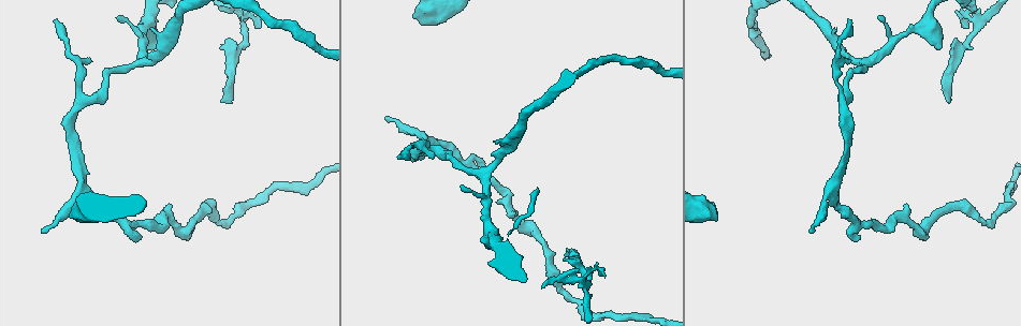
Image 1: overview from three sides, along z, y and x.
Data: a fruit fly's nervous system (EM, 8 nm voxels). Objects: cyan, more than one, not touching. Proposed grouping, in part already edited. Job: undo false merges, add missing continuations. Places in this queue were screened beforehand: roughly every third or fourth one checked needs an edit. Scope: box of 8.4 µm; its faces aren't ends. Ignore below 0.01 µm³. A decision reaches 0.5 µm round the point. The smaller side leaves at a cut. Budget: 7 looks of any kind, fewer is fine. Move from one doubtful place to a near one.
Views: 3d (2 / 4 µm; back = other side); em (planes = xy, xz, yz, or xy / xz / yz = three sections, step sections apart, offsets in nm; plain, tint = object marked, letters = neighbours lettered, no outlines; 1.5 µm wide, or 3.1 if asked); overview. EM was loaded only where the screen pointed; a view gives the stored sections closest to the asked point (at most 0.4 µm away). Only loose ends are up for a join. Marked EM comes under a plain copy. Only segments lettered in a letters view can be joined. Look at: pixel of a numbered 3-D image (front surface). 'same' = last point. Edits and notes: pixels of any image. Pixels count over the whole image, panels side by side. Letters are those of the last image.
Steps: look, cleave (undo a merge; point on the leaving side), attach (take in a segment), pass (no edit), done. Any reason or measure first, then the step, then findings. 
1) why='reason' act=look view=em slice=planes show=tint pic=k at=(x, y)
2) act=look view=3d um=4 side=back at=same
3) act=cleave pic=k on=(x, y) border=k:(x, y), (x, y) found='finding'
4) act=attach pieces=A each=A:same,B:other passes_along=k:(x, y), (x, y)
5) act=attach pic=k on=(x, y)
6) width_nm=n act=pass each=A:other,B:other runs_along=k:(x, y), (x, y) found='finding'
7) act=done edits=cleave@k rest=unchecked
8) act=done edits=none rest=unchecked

why='an open end' act=look view=3d um=4 pic=1 at=(222, 100)

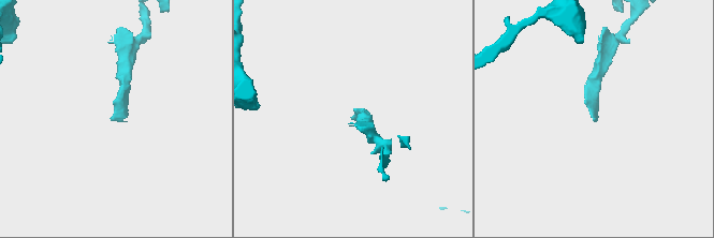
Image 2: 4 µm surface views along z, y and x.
act=look view=em slice=planes show=letters pic=2 at=(353, 117)

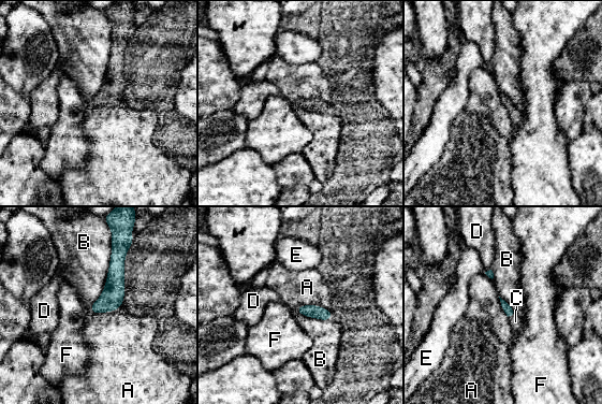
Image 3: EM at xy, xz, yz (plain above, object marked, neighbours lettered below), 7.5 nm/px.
width_nm=70 act=attach pieces=C each=A:other,B:other,C:same,D:other,E:other,F:other passes_along=3:(508, 309), (511, 315), (515, 321) found='the neuron continues'

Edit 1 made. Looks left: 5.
why='two arms in line, one across' act=look view=3d um=4 side=back pic=1 at=(585, 286)

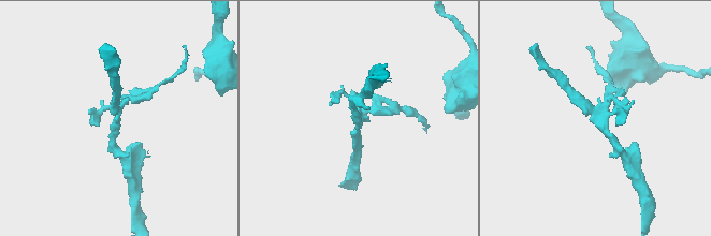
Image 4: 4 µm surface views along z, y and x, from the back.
act=look view=em slice=xz step=4 show=tint pic=4 at=(118, 124)

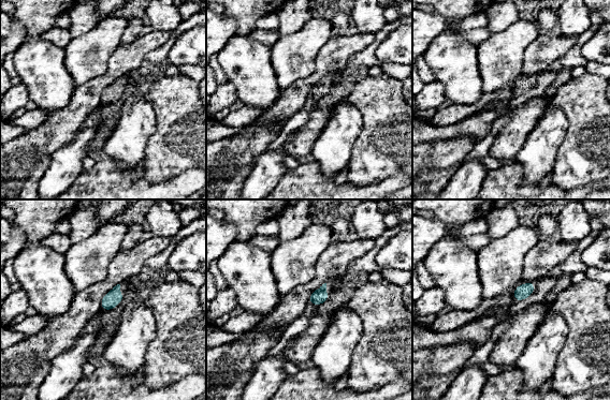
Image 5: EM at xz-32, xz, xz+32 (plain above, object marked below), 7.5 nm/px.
why='another direction' act=look view=em slice=planes show=letters at=same

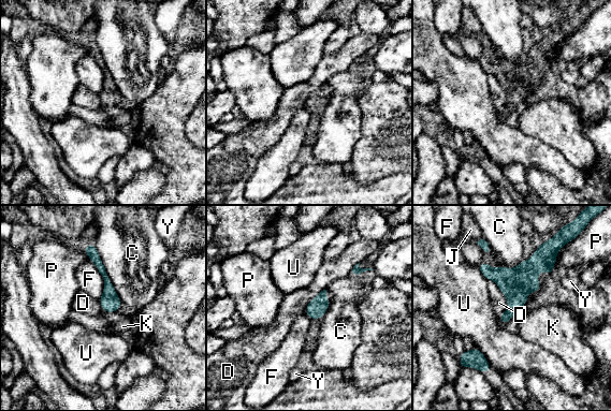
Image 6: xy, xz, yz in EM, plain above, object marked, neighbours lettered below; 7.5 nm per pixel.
act=pass each=C:other,D:other,F:other,J:other,K:other,P:other,U:other,Y:other runs_along=6:(549, 245), (503, 321) found='continuous, no second neuron'

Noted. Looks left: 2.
why='abrupt turn' act=look view=em slice=yz step=4 show=tint pic=1 at=(109, 71)

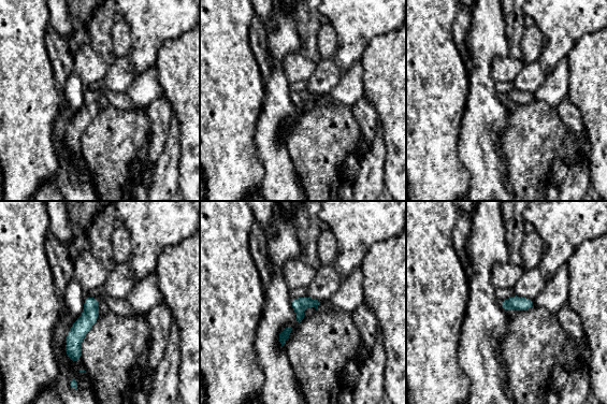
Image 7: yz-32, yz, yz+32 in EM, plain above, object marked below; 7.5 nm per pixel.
act=look view=em slice=yz step=4 show=letters at=same

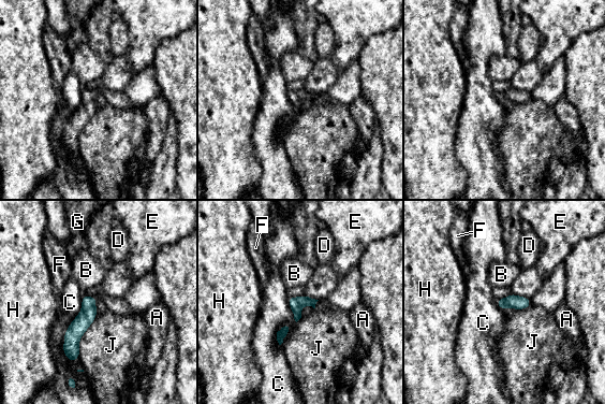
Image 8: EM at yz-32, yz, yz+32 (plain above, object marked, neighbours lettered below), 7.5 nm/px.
act=pass each=A:other,B:other,C:other,D:other,E:other,F:other,G:other,H:other,J:other runs_along=8:(91, 299), (72, 335), (71, 358) found='one neuron here'

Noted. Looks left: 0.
act=done edits=attach@3 rest=unchecked

